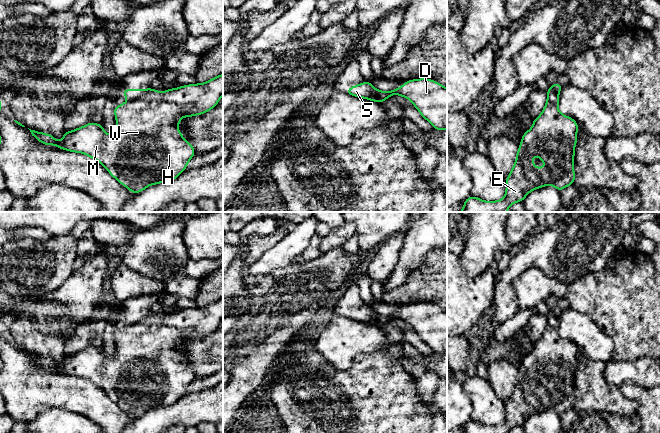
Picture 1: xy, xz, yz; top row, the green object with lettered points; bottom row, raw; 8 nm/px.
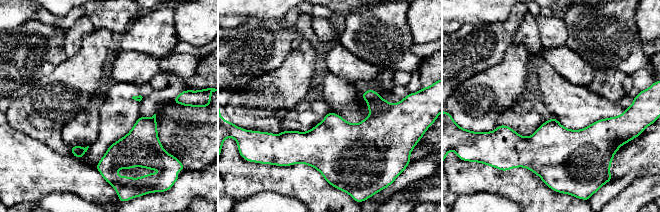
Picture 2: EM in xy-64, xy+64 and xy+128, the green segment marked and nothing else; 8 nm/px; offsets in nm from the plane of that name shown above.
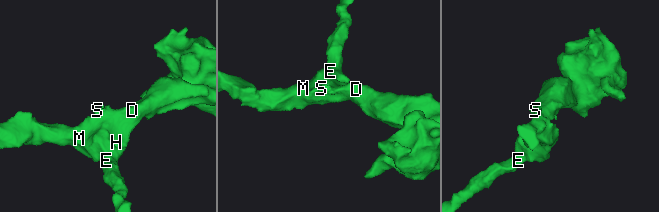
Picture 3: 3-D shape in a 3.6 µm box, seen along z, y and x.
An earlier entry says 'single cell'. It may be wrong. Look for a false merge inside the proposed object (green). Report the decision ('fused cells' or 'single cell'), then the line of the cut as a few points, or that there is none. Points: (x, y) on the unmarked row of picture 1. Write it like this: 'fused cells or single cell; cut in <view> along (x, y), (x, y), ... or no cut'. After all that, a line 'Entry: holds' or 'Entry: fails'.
fused cells; cut in xy along (151, 313), (139, 322), (128, 325)
Entry: fails

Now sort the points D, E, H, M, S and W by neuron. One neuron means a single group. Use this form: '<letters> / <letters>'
D E H M W / S

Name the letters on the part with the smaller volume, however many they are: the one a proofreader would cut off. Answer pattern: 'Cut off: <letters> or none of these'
Cut off: S

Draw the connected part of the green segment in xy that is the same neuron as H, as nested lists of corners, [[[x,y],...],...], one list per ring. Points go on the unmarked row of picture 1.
[[[223,297],[202,308],[183,309],[164,316],[151,314],[140,323],[115,330],[117,352],[110,359],[105,358],[102,347],[93,346],[65,355],[61,365],[57,365],[51,358],[29,354],[44,369],[82,377],[96,384],[120,408],[135,418],[150,409],[171,406],[185,395],[196,377],[177,350],[183,341],[202,339],[215,332],[222,319]]]

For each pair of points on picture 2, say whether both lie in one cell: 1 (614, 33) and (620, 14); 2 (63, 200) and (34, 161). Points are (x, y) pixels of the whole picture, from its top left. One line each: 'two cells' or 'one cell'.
1: one cell
2: two cells

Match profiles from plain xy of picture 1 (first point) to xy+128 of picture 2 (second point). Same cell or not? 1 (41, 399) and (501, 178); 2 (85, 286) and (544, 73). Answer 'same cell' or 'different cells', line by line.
1: same cell
2: different cells

